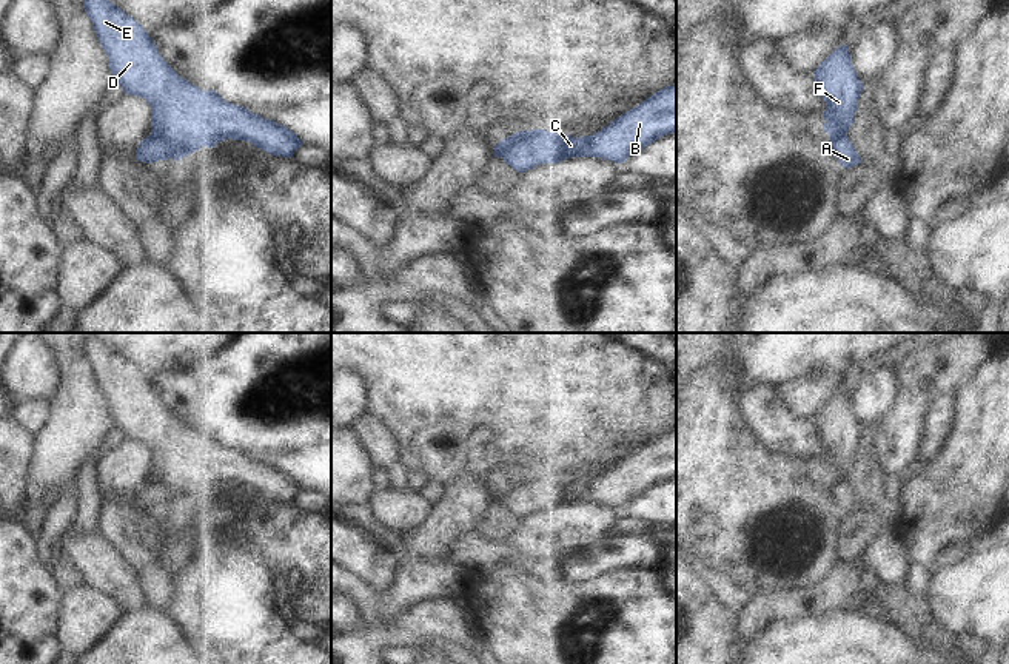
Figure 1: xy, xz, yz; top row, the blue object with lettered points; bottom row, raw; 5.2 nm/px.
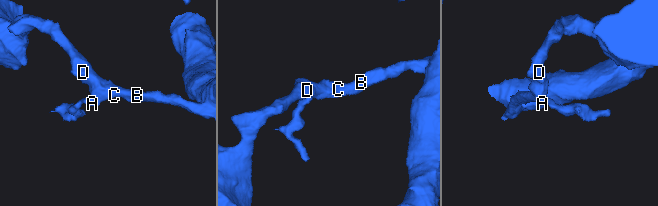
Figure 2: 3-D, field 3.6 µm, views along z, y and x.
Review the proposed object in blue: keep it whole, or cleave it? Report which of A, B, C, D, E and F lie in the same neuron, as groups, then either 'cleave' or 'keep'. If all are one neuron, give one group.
A / B C D E F | cleave

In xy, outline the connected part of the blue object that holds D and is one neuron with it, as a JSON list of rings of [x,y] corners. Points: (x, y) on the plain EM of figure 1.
[[[94,333],[86,336],[83,351],[106,396],[116,427],[125,439],[142,442],[149,448],[153,479],[166,487],[173,505],[179,507],[202,491],[214,493],[226,484],[248,485],[256,493],[280,502],[293,502],[294,496],[302,491],[302,485],[287,471],[223,445],[214,434],[202,436],[180,422],[159,399],[142,370]]]

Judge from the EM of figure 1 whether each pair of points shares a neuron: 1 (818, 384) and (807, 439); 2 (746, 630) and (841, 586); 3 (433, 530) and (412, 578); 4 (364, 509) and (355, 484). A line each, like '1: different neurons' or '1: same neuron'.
1: different neurons
2: same neuron
3: different neurons
4: different neurons

